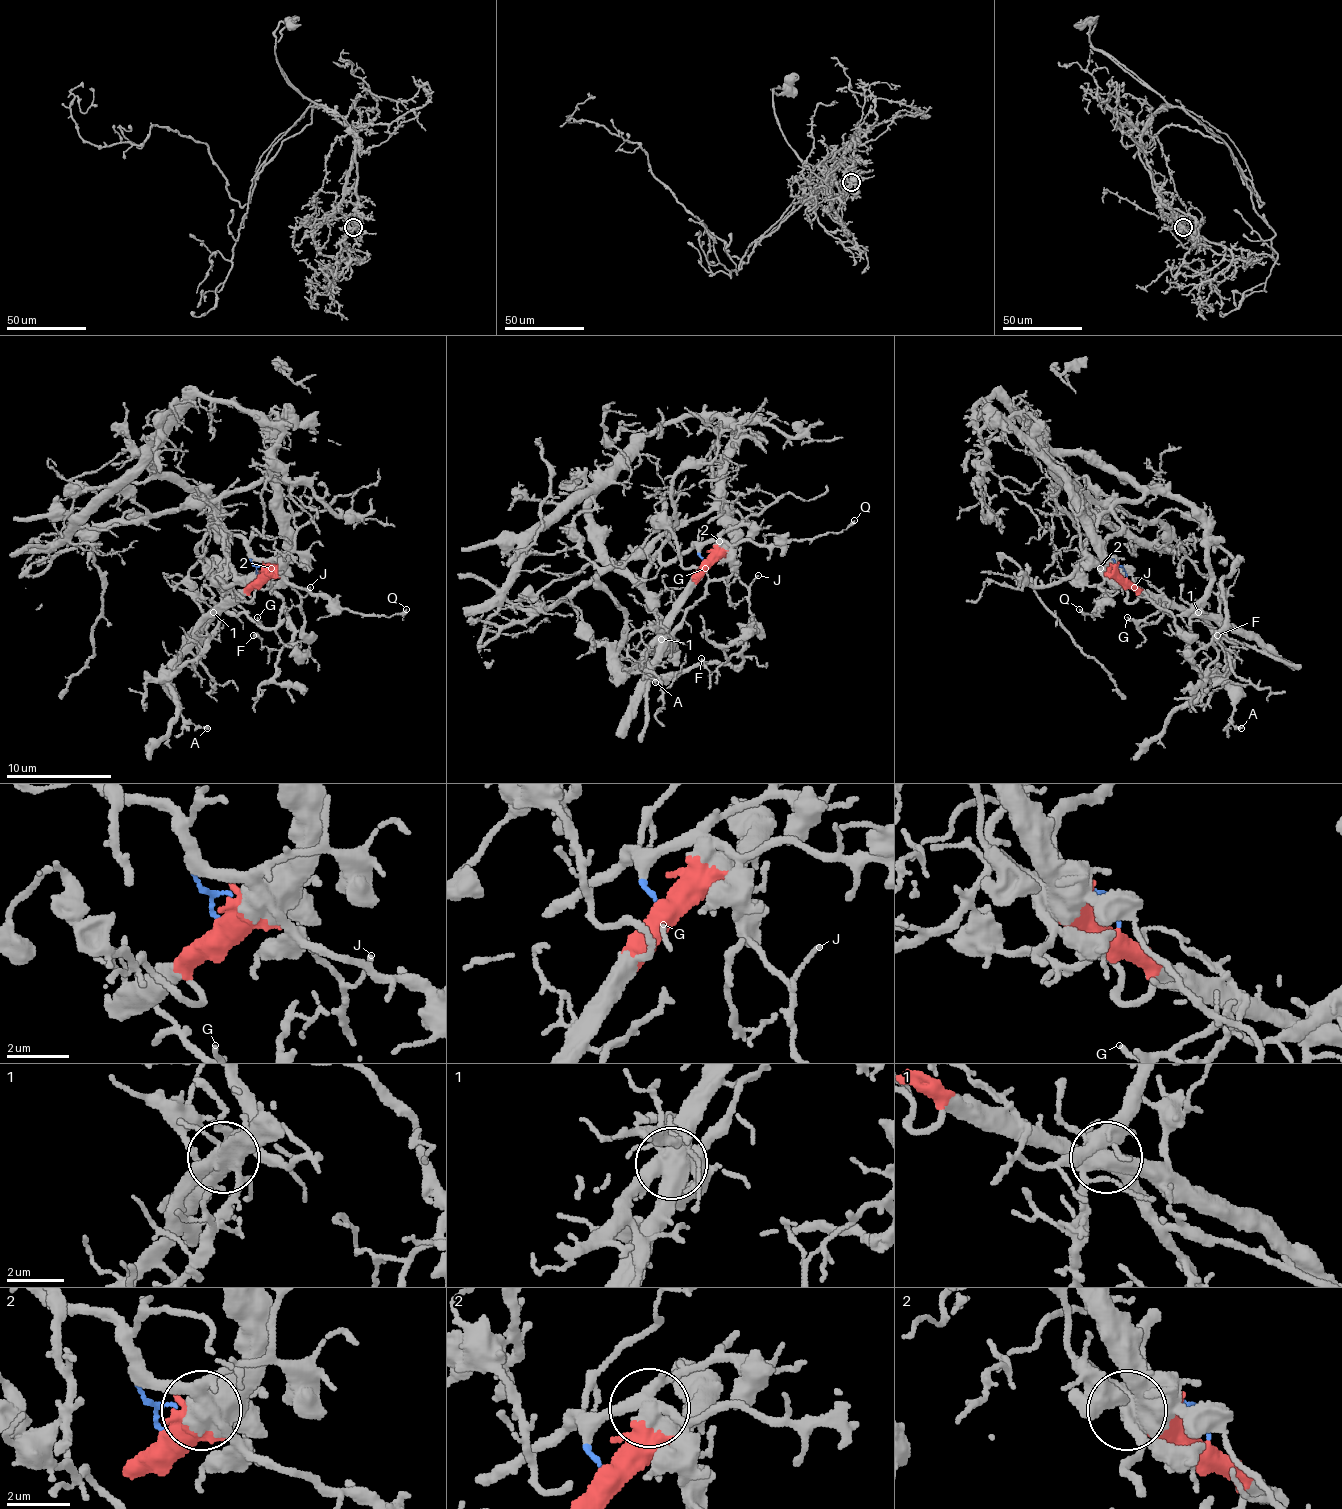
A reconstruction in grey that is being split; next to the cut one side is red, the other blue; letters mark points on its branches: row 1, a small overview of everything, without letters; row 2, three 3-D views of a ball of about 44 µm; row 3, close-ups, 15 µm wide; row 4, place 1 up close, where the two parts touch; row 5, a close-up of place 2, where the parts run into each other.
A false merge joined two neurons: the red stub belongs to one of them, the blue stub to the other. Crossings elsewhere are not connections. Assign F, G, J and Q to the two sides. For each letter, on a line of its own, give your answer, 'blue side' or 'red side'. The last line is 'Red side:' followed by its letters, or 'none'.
F: blue side
G: blue side
J: red side
Q: blue side
Red side: J

